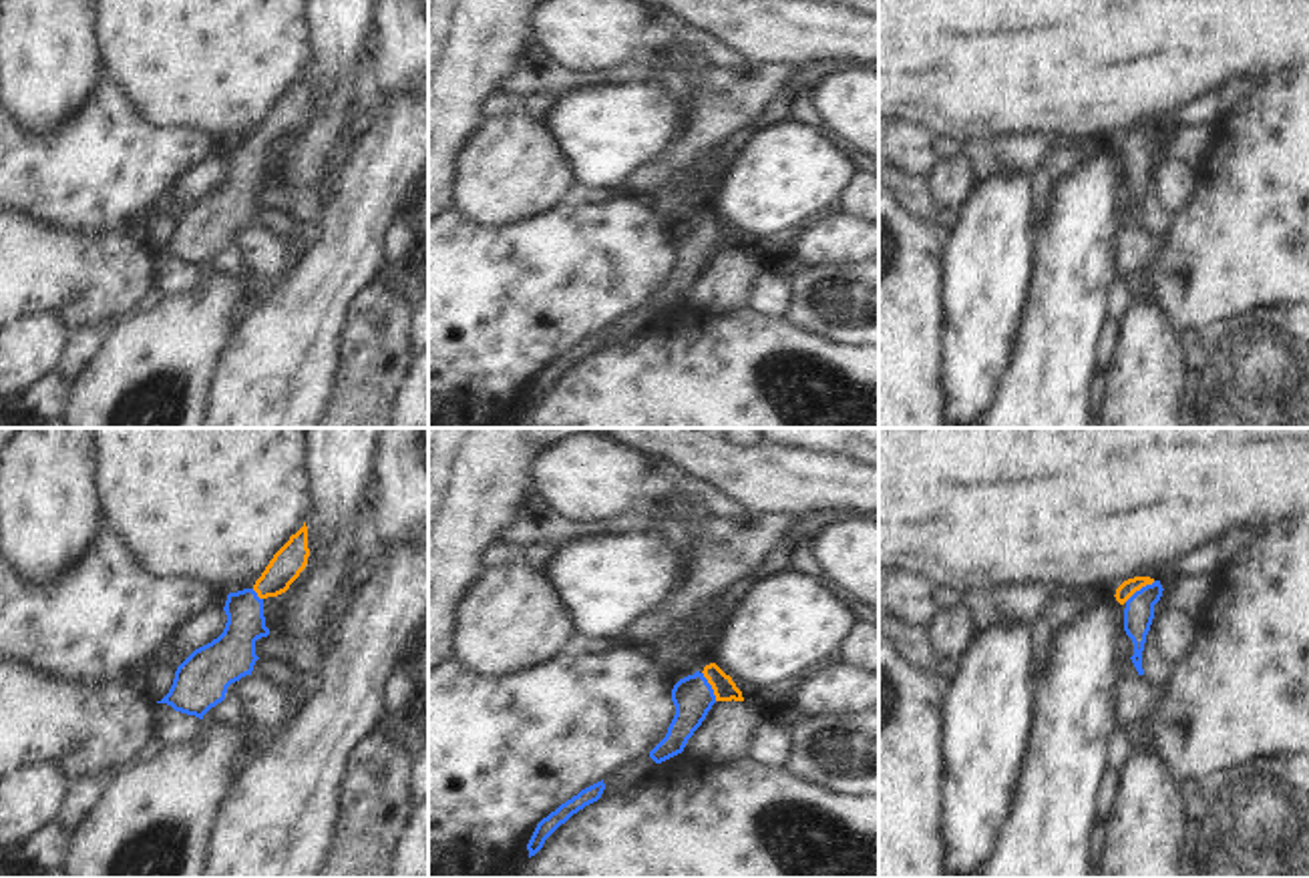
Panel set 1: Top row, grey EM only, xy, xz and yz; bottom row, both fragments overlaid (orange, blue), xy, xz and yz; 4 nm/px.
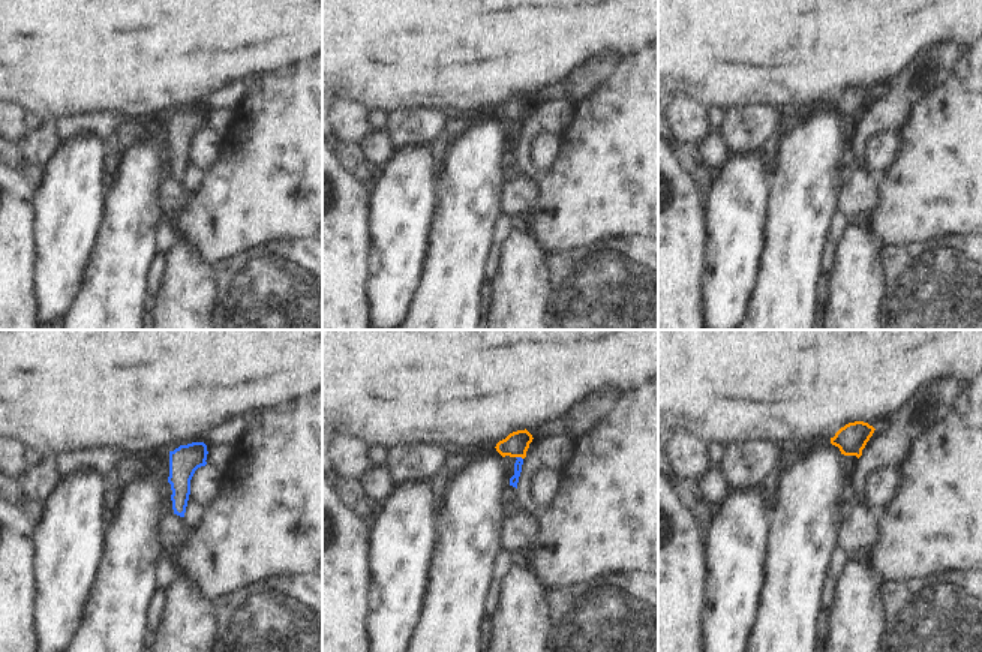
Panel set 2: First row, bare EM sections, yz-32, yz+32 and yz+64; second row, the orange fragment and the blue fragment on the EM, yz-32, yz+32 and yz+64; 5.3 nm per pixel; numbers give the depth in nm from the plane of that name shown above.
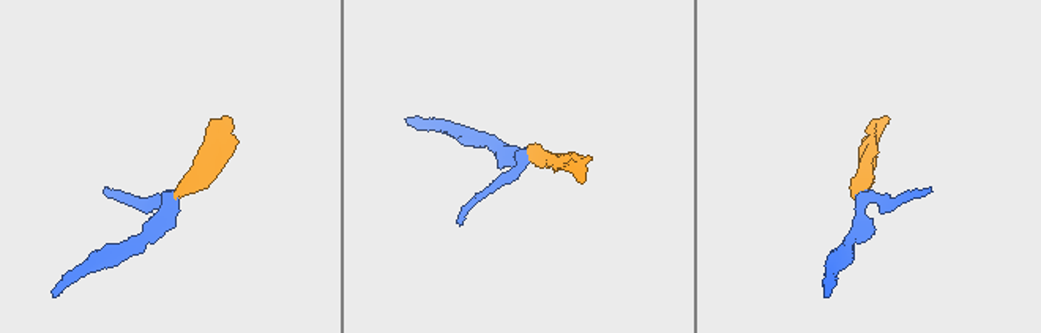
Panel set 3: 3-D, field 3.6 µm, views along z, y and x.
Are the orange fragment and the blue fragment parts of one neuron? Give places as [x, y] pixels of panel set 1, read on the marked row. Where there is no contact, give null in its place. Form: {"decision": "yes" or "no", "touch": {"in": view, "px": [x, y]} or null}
{"decision": "yes", "touch": {"in": "yz", "px": [1139, 589]}}

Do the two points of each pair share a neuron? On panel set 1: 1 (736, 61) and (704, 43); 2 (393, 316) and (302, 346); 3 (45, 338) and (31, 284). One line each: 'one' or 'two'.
1: one
2: two
3: two

